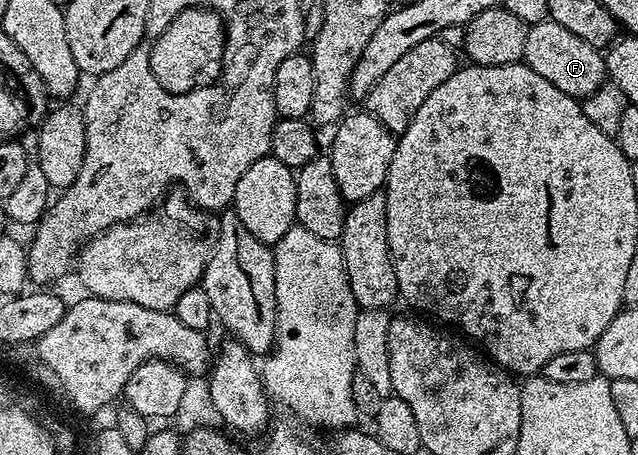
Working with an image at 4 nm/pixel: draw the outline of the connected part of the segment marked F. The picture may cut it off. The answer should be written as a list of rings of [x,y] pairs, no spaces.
[[[550,17],[529,26],[523,62],[527,63],[530,69],[534,69],[538,77],[546,77],[550,85],[558,85],[562,93],[581,101],[606,82],[605,56],[597,48],[582,41],[582,37],[570,33],[566,25],[558,25]]]

